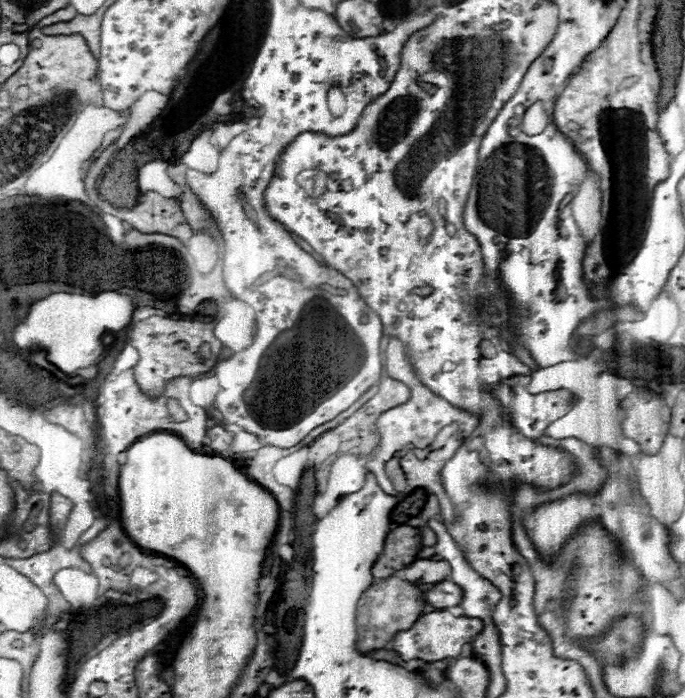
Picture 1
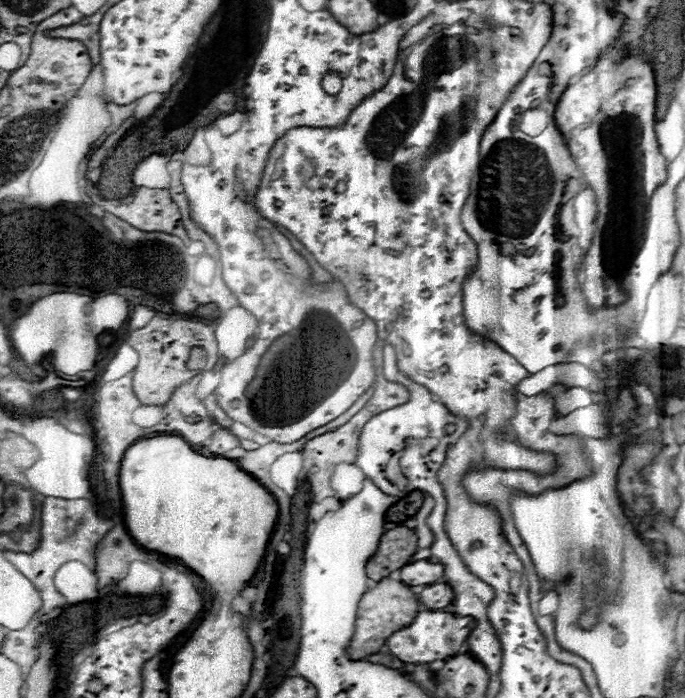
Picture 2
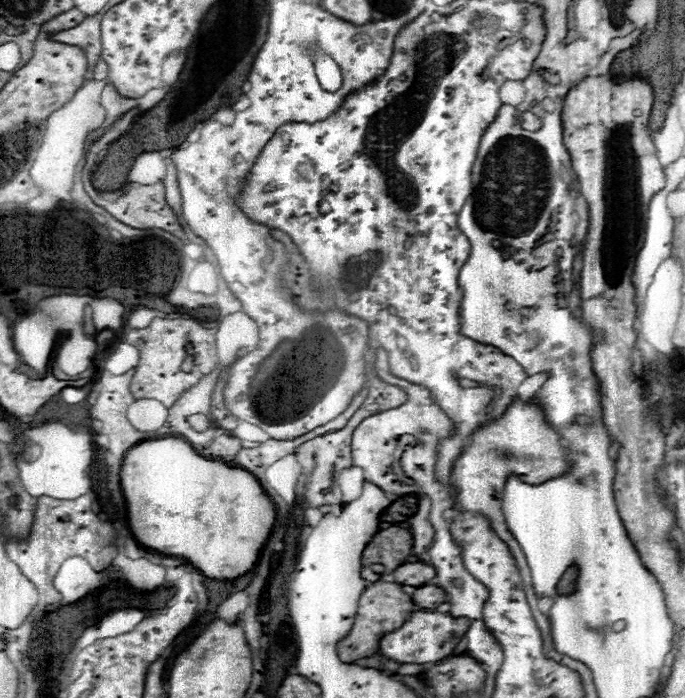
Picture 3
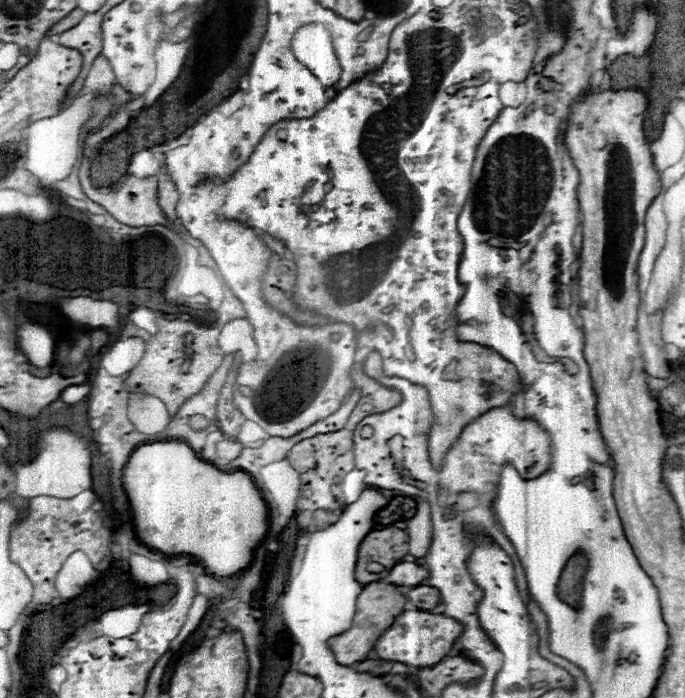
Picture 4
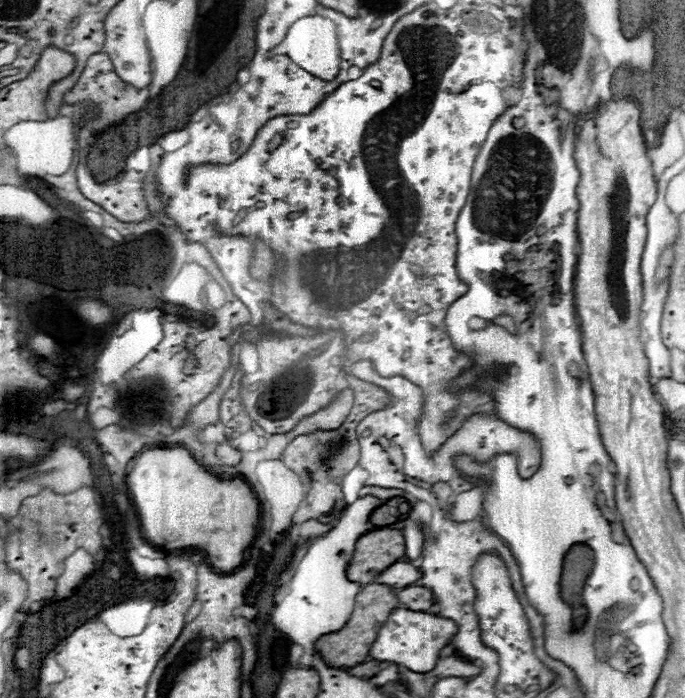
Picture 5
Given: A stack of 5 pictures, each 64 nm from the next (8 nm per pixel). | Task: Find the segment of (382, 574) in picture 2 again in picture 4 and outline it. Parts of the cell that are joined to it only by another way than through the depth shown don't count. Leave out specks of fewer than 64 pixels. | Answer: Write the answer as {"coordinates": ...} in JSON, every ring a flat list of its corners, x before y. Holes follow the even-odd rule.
{"coordinates":[[384,528,384,530,374,530,370,532,358,550,358,560,354,568,354,578,360,584,376,582,382,576,368,572,368,564,376,562,382,564,386,570,396,566,404,556,408,554,408,534,398,528]]}

